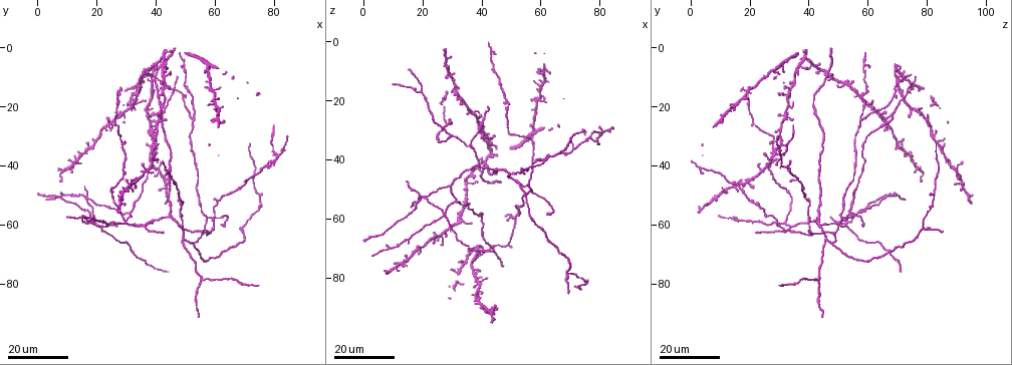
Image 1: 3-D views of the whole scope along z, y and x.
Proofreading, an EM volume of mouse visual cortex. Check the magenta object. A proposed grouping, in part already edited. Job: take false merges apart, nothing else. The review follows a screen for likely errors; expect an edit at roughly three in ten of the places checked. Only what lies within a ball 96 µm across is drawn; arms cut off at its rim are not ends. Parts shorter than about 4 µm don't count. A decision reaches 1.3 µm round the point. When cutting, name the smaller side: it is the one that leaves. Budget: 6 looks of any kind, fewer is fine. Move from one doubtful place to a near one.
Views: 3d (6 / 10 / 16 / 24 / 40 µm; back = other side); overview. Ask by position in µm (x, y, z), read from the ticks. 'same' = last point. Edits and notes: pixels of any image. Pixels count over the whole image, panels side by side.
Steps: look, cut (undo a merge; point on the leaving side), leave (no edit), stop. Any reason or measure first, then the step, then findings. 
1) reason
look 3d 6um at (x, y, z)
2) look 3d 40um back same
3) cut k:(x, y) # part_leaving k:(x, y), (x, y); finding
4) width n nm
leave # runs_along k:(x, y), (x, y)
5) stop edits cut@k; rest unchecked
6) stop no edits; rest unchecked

three arms meet
look 3d 16um at (15, 50, 67)

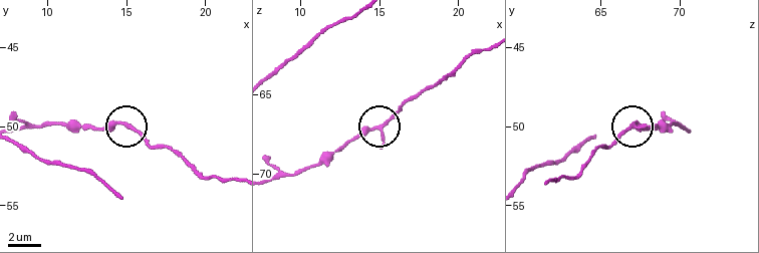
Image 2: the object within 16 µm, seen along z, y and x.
look 3d 6um at (15.3, 50.1, 66.8)

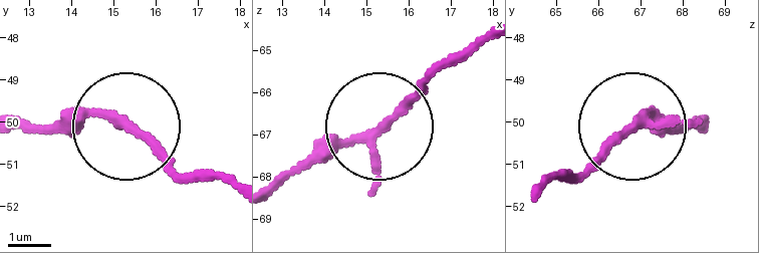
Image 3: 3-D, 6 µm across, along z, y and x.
leave # runs_along 3:(479, 42), (370, 129), (327, 136), (274, 179); continuous, no second neuron

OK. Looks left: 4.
a fork
look 3d 16um at (52, 25, 58)

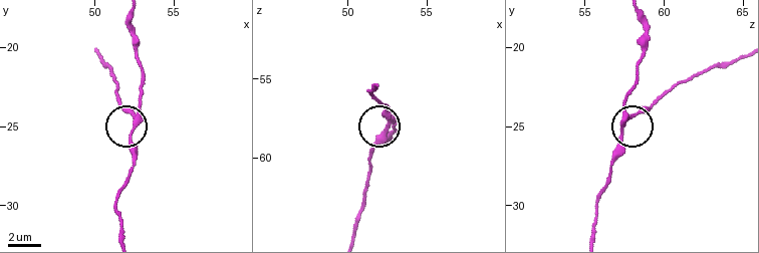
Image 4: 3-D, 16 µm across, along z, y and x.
closer look
look 3d 10um at (52.7, 24.4, 57.8)

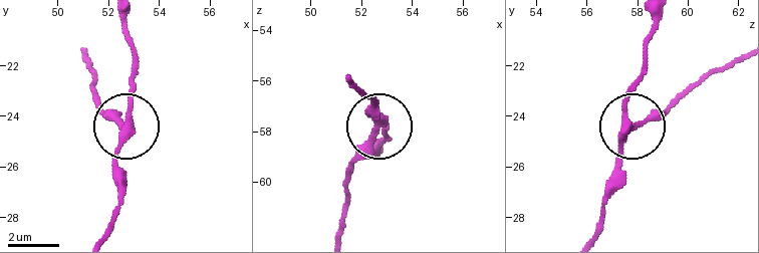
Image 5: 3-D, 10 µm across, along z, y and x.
leave # runs_along 5:(595, 231), (644, 45); continuous, no second neuron

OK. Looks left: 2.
side arm on a straight run
look 3d 16um at (36, 60, 35)

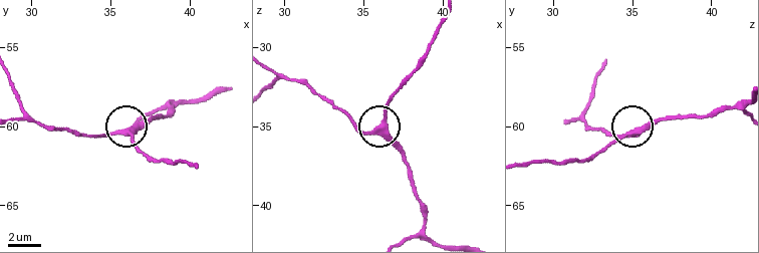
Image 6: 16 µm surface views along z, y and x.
closer look
look 3d 6um at (35.7, 60.4, 35.3)

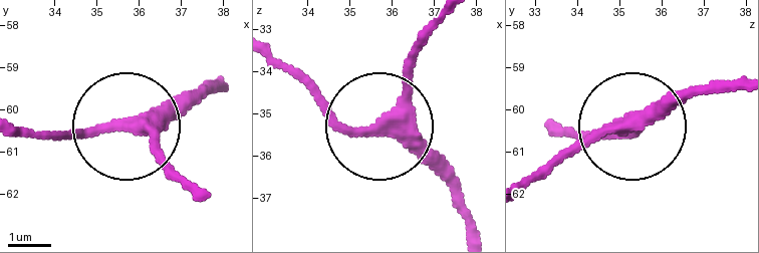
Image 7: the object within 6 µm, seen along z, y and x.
width 280 nm
leave # runs_along 7:(736, 89), (682, 92), (563, 150), (523, 183); all the same neuron

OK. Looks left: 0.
stop no edits; rest unchecked

